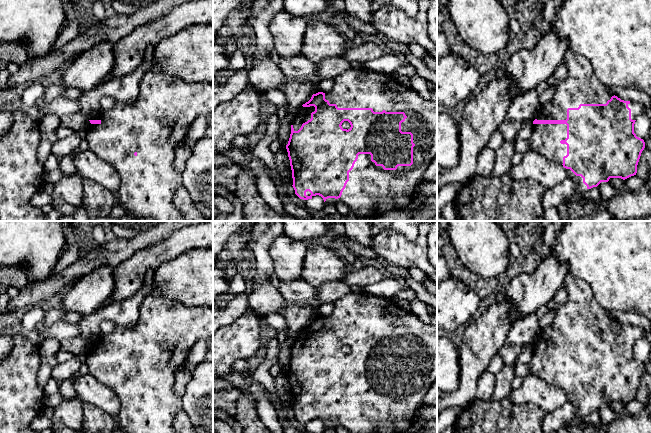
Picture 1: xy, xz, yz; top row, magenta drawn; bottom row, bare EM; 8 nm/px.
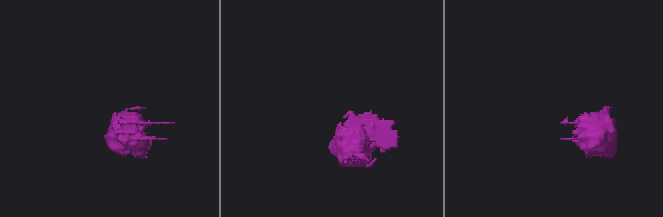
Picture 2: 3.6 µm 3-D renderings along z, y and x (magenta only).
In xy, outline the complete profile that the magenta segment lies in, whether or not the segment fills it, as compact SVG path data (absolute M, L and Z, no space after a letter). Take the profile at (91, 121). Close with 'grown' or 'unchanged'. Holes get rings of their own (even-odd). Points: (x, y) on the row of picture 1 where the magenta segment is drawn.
M156 65L151 66L139 84L139 95L132 103L115 101L114 106L101 111L86 128L89 150L110 164L119 174L120 187L116 202L126 210L126 216L152 218L155 221L182 221L183 215L174 204L174 194L182 187L182 176L173 168L175 148L186 137L199 116L213 115L213 83L187 82L166 75Z; grown

